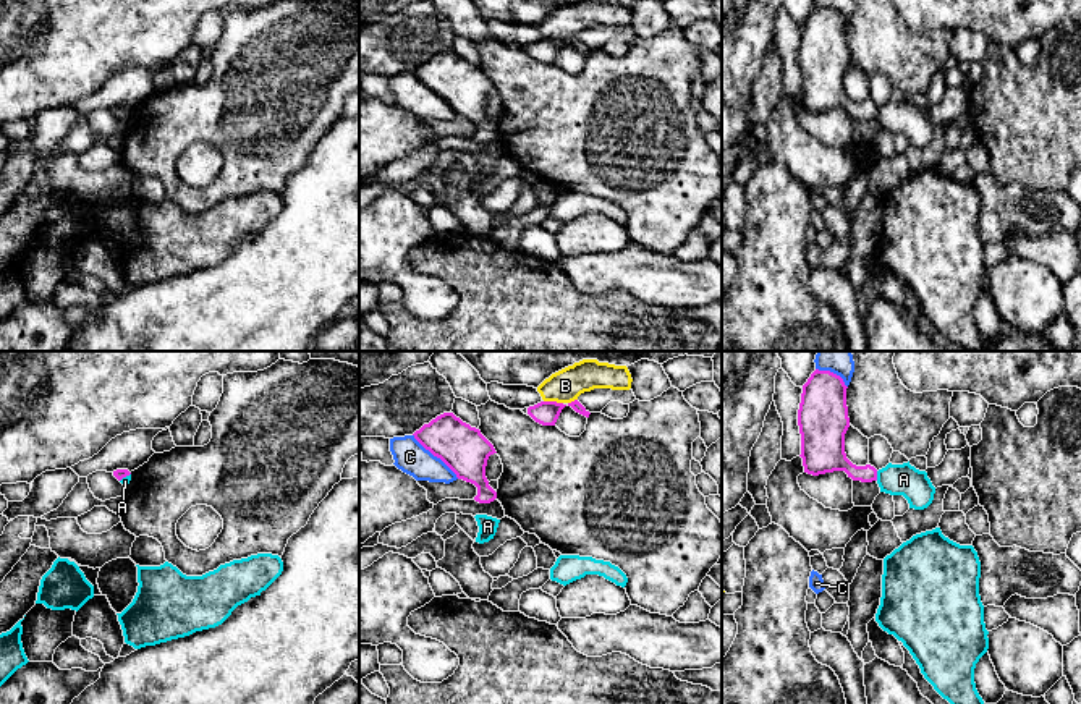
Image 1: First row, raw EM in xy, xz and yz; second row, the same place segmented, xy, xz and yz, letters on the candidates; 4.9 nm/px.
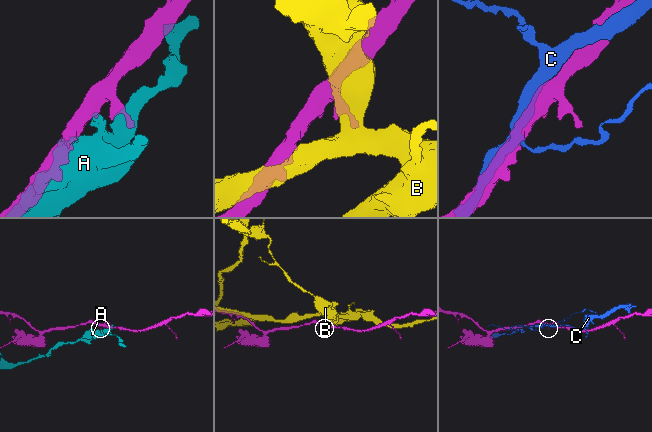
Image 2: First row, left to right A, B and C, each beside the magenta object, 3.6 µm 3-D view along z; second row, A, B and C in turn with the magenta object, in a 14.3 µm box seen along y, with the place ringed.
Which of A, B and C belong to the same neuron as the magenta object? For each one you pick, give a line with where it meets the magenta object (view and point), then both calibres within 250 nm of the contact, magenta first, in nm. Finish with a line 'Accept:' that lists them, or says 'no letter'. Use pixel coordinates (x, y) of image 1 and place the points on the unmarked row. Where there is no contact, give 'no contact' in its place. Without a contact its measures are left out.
Accept: no letter

